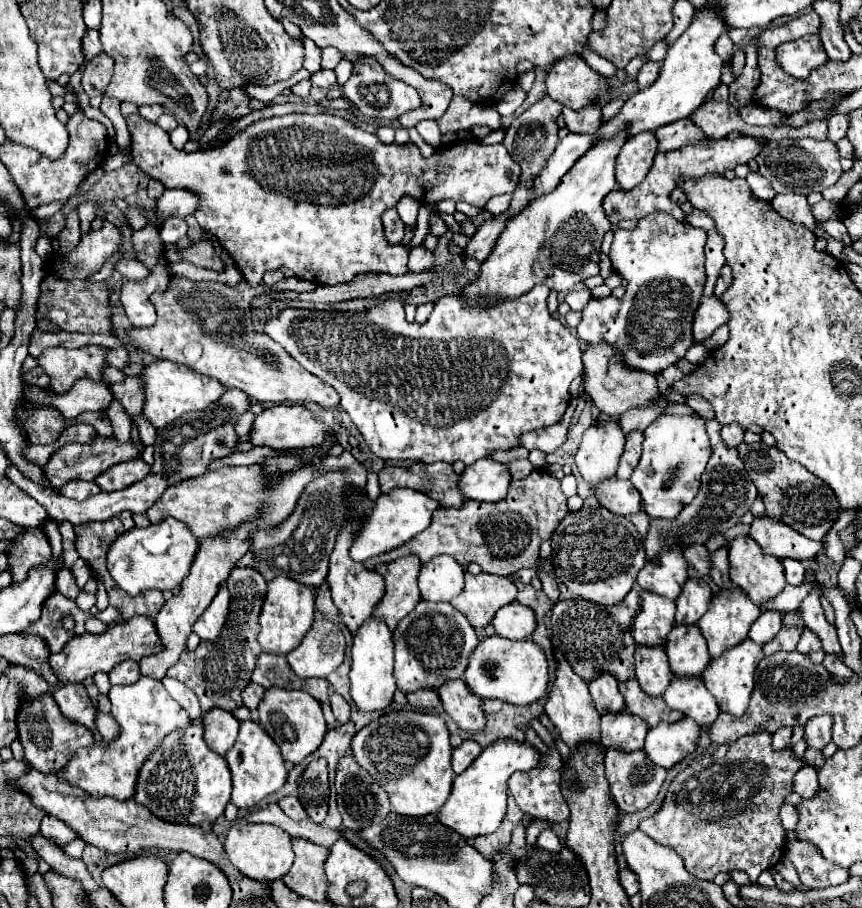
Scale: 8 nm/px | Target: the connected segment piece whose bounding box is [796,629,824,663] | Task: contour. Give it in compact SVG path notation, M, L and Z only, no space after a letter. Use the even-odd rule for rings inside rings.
M804 629L802 639L800 639L800 643L798 643L796 649L798 649L802 655L808 655L810 661L814 661L814 663L824 659L824 651L820 649L820 639L818 639L814 633L810 633L810 629Z

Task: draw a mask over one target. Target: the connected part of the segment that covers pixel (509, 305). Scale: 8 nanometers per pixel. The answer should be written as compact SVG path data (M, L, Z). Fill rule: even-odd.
M538 285L534 289L530 289L528 293L508 299L508 297L498 297L496 303L490 303L480 307L480 303L472 303L460 295L444 295L436 301L436 313L432 313L428 317L428 321L424 325L418 323L408 323L404 319L404 307L400 299L384 299L378 301L374 307L364 309L364 311L312 311L312 309L282 309L276 317L266 321L264 333L274 339L276 343L280 343L286 353L290 353L292 357L296 357L296 361L310 371L312 375L320 377L324 383L332 385L338 395L342 397L342 409L350 415L352 423L358 427L358 431L362 433L366 445L370 447L370 451L380 457L380 459L388 459L388 461L422 461L422 463L434 463L434 461L446 461L446 463L454 463L454 461L462 461L464 465L472 465L478 459L490 457L494 451L508 451L520 445L520 435L528 433L528 431L536 431L536 429L544 429L550 427L554 423L560 421L560 417L564 415L568 403L570 403L570 383L576 375L582 373L584 365L582 365L582 351L578 345L578 339L572 335L572 331L568 327L564 327L558 319L554 319L548 313L546 307L546 299L548 299L550 289L544 285Z

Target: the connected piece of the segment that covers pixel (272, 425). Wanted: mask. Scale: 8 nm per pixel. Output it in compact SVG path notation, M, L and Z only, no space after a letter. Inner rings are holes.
M276 405L266 407L262 413L256 415L252 429L250 429L250 443L254 447L272 447L272 449L298 449L298 447L310 447L318 445L320 439L324 439L328 433L332 433L324 423L316 421L312 413L300 405Z

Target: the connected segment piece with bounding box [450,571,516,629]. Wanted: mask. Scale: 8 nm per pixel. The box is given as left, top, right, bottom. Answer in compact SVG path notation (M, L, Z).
M466 571L466 585L450 603L474 625L482 629L492 623L494 613L516 601L516 585L510 577L492 577L490 573L472 575Z

